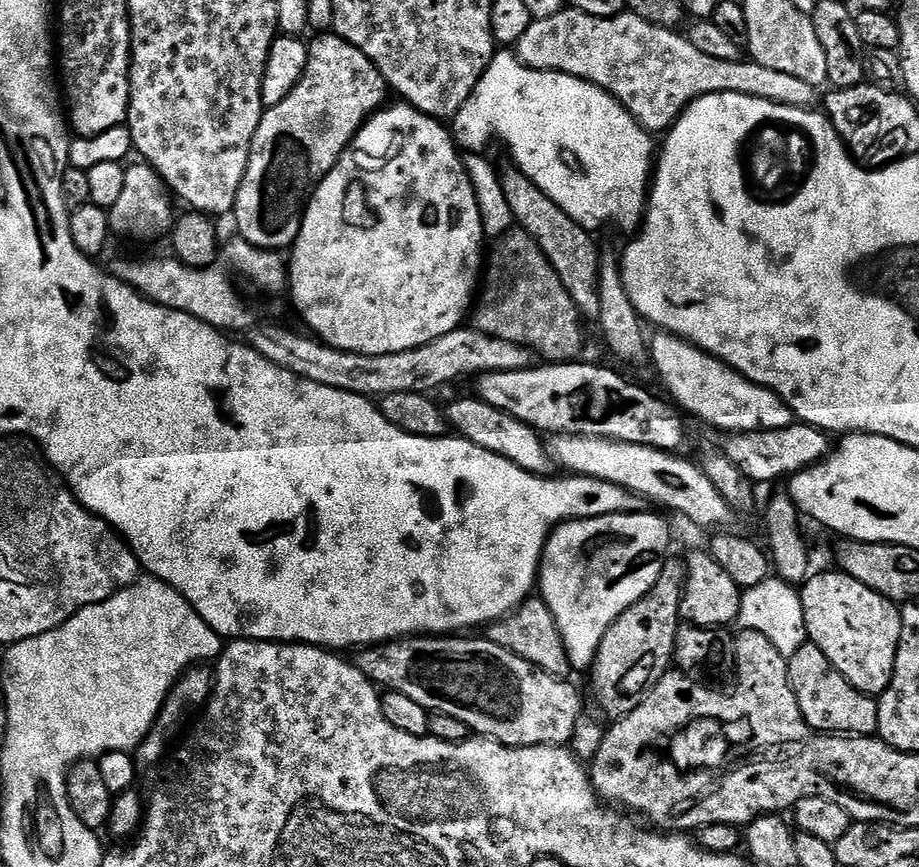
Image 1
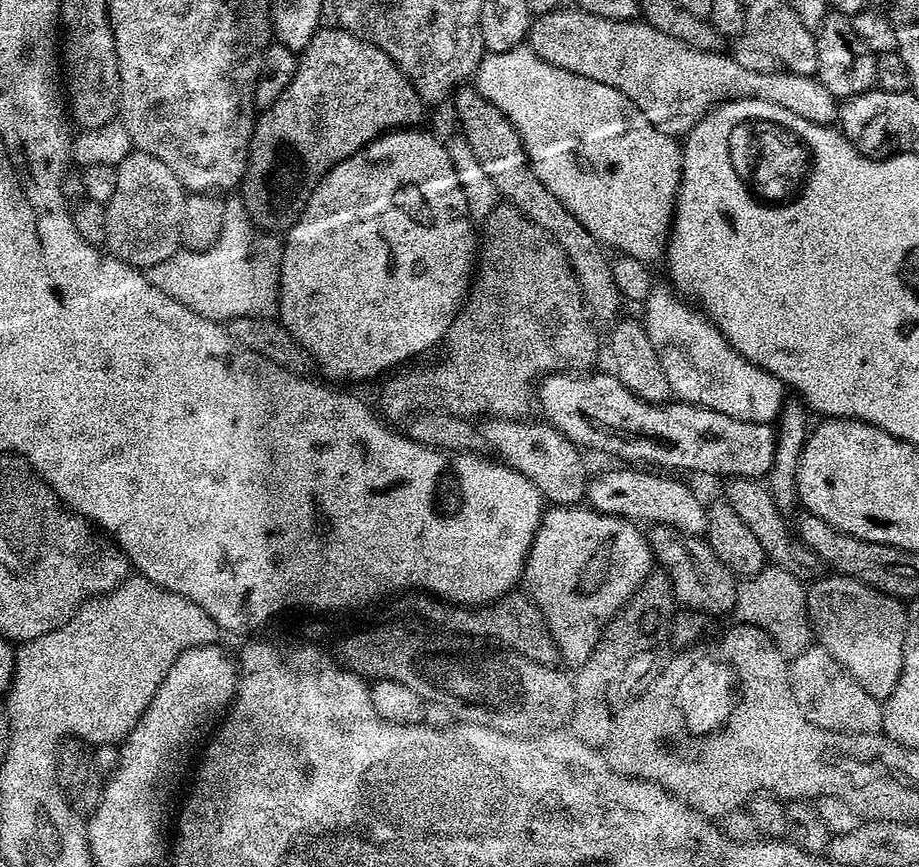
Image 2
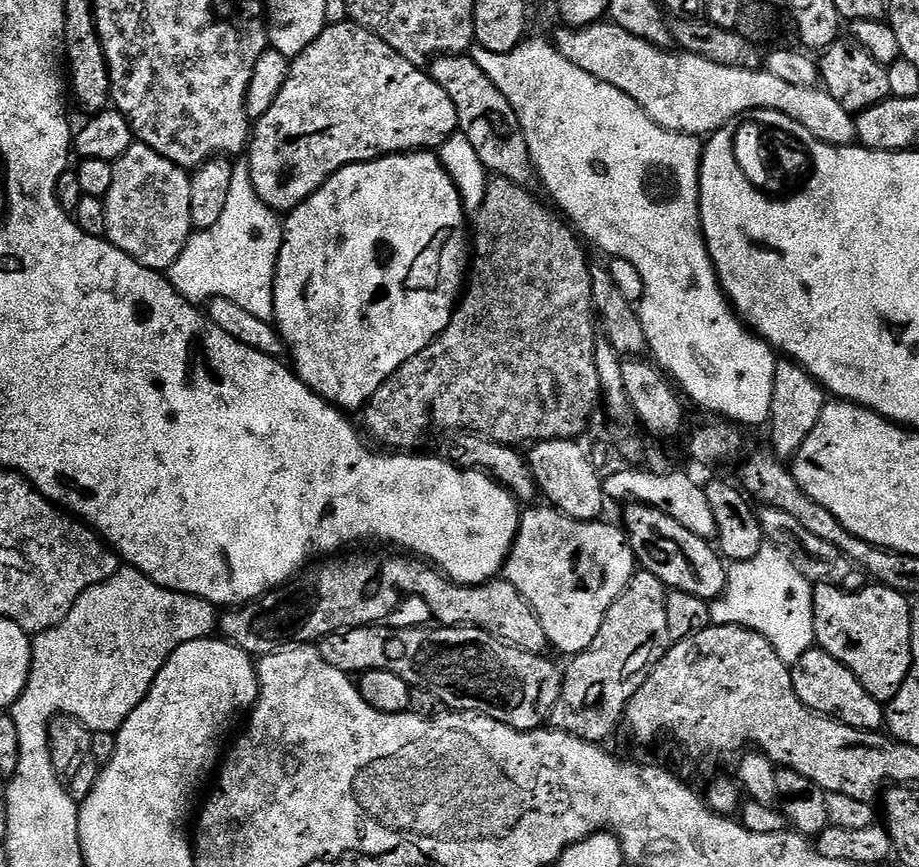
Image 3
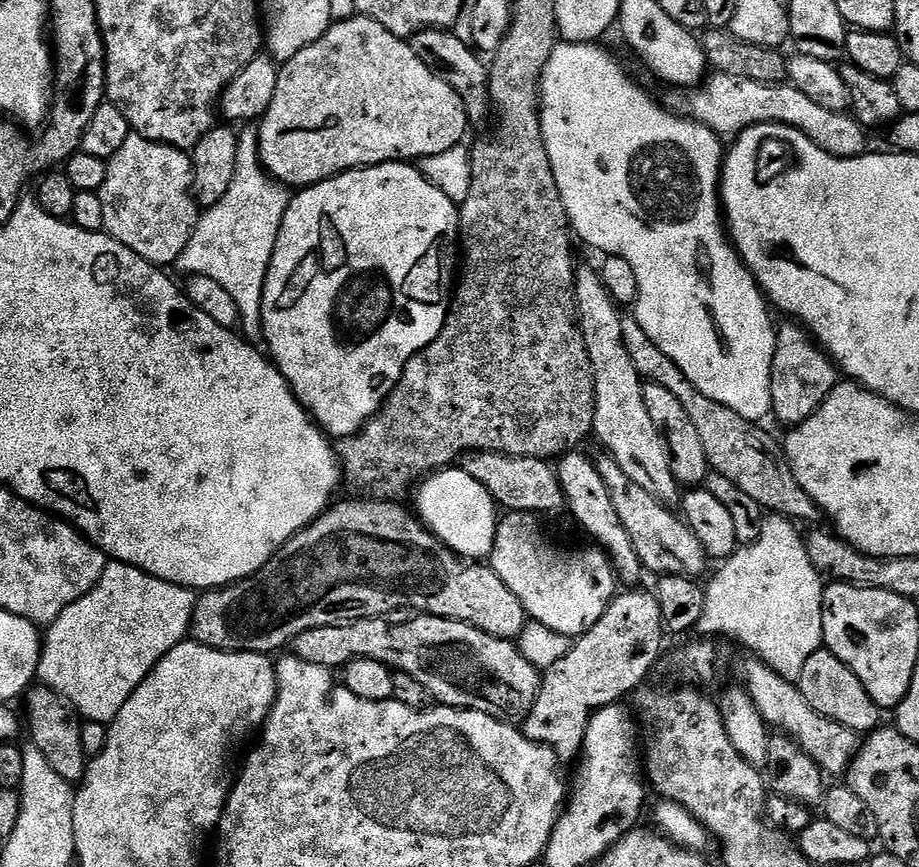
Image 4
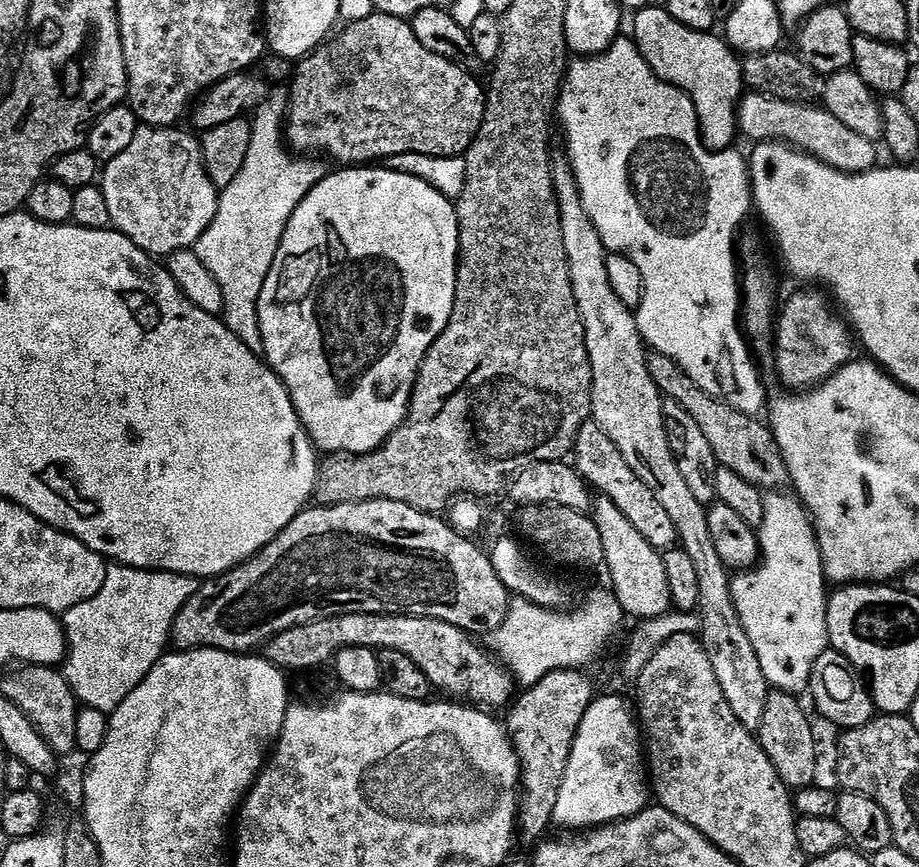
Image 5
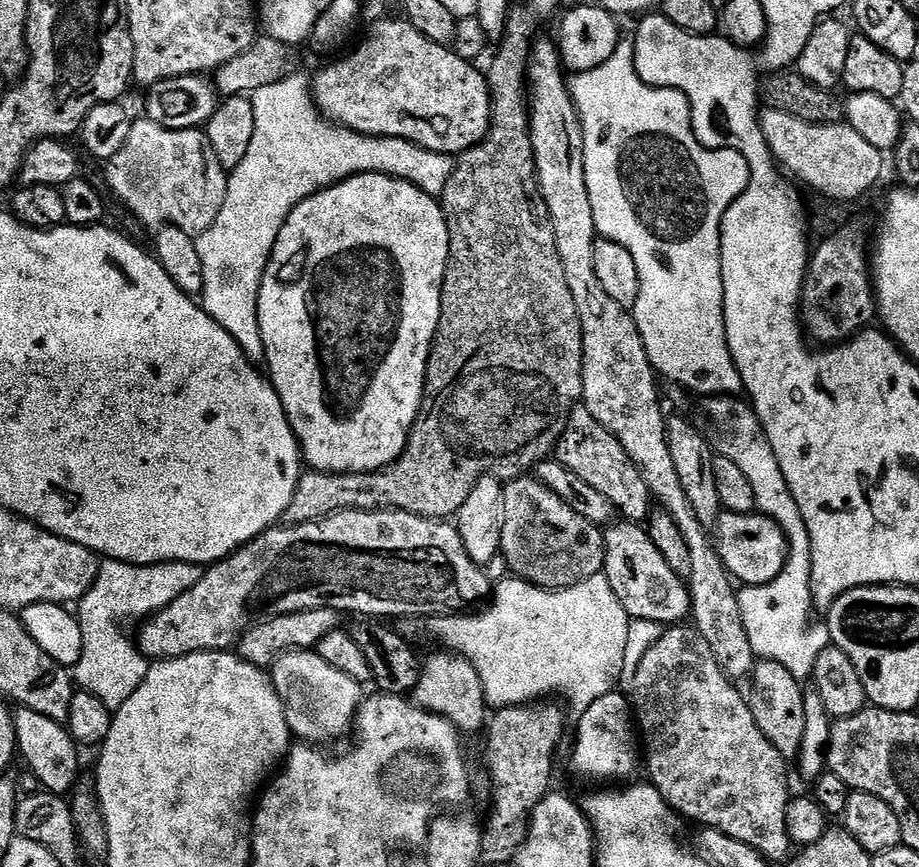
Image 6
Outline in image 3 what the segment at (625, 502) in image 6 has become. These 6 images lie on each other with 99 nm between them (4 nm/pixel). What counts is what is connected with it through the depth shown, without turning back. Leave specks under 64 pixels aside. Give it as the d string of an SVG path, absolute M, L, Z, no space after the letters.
M634 503L625 508L628 509L624 512L622 527L628 533L628 545L634 550L636 563L643 571L654 574L665 588L694 594L694 598L705 602L719 600L724 595L728 568L724 557L709 541L690 534L686 526L674 522L674 518L657 508Z

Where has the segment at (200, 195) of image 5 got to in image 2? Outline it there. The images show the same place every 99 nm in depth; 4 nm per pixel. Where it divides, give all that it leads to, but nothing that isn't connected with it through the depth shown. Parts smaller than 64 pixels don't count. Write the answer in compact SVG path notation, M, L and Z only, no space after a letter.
M133 151L118 168L118 190L106 206L107 251L131 268L141 270L170 262L182 248L182 210L186 210L188 195L166 162Z

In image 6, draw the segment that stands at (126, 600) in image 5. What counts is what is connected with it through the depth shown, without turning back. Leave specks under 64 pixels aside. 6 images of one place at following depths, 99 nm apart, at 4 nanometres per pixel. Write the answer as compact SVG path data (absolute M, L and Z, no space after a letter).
M105 559L100 566L100 573L96 575L94 586L82 599L78 601L78 619L82 630L82 658L76 663L74 669L74 680L83 691L94 694L94 698L102 698L106 706L113 710L120 708L148 673L149 659L140 653L137 641L128 637L128 632L124 627L131 620L143 622L150 616L161 612L174 598L186 594L204 577L205 569L199 564L187 564L186 562L170 562L169 564L127 564L121 560Z

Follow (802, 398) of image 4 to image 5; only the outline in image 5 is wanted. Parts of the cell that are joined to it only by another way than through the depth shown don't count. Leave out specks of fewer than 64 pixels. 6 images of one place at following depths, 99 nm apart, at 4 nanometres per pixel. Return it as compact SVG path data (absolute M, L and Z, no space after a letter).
M812 286L805 288L808 289L794 293L785 304L783 301L774 320L776 372L780 375L781 382L788 387L785 389L793 393L817 388L823 380L831 378L838 370L842 370L842 366L852 363L854 359L854 336L849 325L837 315L823 291L815 292L812 289L815 287Z

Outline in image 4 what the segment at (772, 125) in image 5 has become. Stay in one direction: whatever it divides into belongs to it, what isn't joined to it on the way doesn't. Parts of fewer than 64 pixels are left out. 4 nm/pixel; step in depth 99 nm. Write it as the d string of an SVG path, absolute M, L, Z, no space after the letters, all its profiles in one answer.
M712 74L691 96L691 115L721 138L735 138L755 124L785 124L806 134L810 142L814 142L831 156L854 158L865 155L867 149L864 147L868 144L869 133L856 121L855 116L848 112L825 110L823 106L818 106L818 102L810 102L810 98L802 94L802 90L793 88L788 82L763 84L750 82L750 78Z

